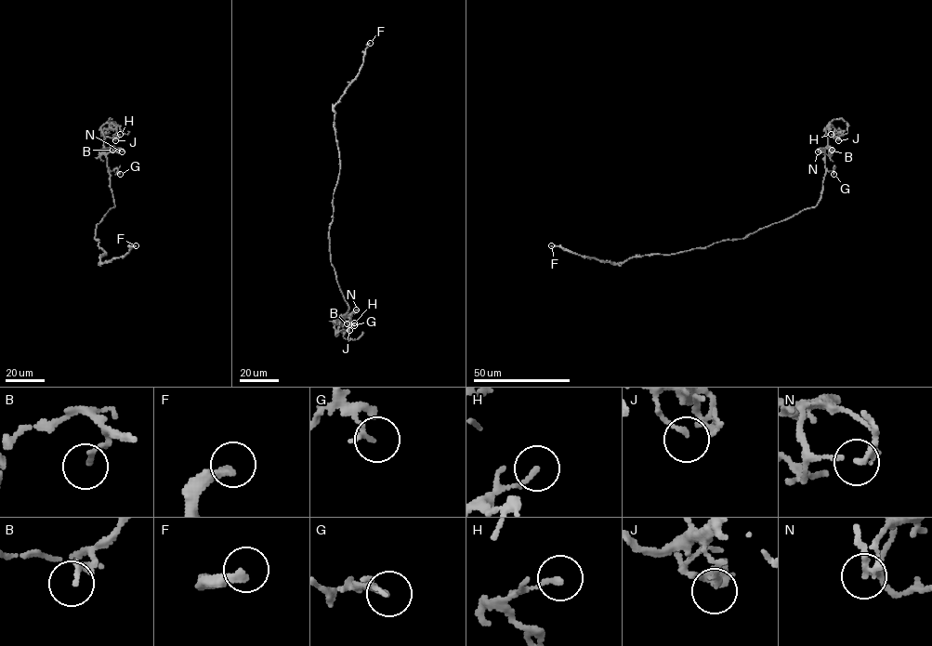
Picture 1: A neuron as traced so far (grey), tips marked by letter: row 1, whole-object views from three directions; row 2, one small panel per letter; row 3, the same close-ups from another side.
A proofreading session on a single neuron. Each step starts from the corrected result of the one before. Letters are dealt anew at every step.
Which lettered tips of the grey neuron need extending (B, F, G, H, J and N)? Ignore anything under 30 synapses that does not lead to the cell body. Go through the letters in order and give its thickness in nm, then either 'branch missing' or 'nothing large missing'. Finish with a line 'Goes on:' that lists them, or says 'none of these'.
B: 160 nm | nothing large missing
F: 300 nm | branch missing
G: 150 nm | nothing large missing
H: 180 nm | nothing large missing
J: 130 nm | nothing large missing
N: 200 nm | nothing large missing
Goes on: F

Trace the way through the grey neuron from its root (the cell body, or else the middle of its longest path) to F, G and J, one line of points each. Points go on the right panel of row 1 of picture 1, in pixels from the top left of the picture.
F: (747, 235), (675, 254), (632, 257), (618, 263), (584, 257), (551, 245)
G: (747, 235), (814, 207), (820, 198), (825, 168), (833, 168), (833, 174)
J: (747, 235), (817, 204), (825, 172), (824, 149), (831, 125), (843, 132), (836, 138), (838, 140)

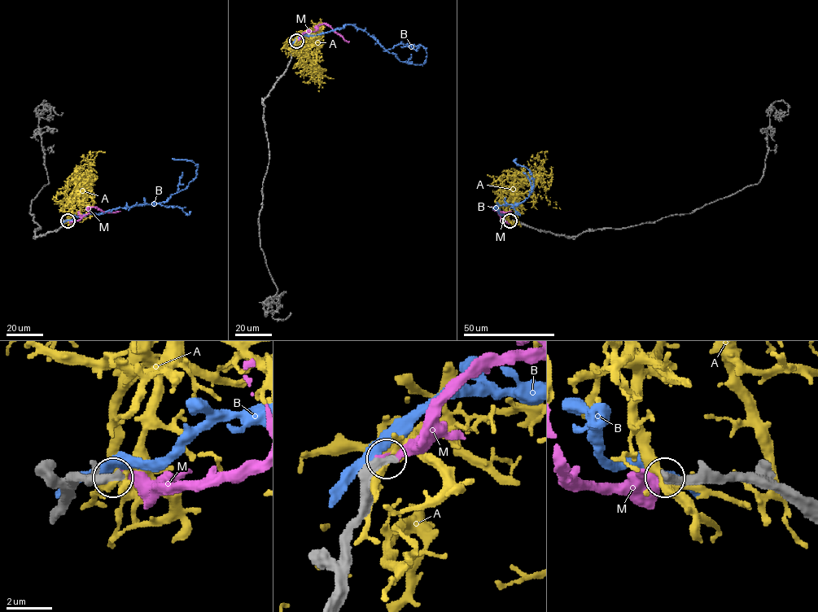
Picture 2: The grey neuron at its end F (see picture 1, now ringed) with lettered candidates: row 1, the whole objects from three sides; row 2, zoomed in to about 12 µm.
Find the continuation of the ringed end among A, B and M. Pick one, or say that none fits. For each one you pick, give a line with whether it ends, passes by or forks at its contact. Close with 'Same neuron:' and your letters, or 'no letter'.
M: it ends
Same neuron: M

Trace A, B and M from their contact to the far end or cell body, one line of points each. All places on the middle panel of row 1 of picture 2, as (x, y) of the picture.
A: (295, 41), (301, 38), (308, 46), (312, 63), (307, 69), (315, 75), (311, 74), (320, 81), (322, 87)
B: (295, 41), (301, 36), (352, 24), (400, 61), (424, 63), (426, 52), (421, 45), (400, 46)
M: (296, 41), (304, 33), (315, 31), (318, 25), (326, 24), (349, 41)

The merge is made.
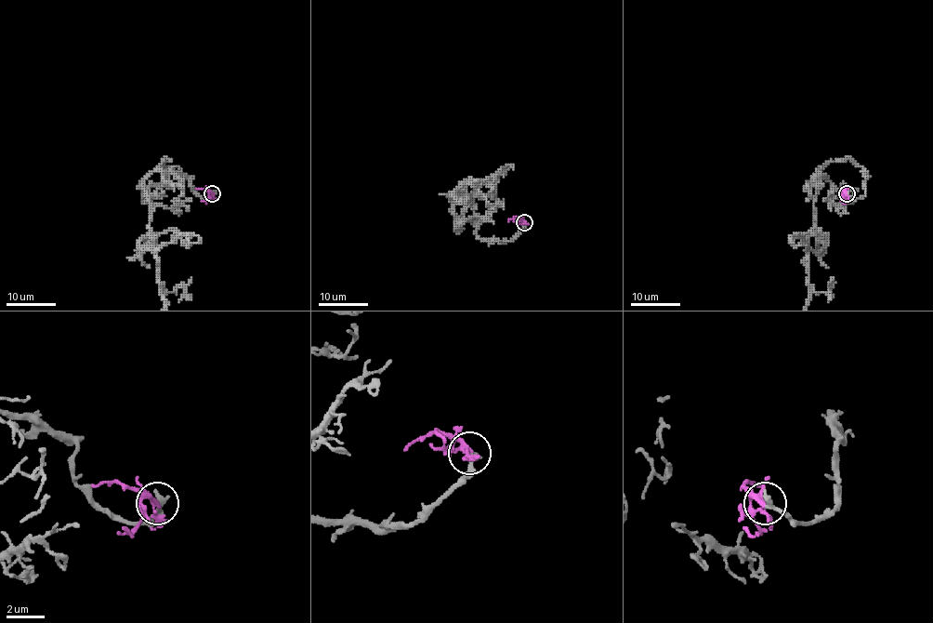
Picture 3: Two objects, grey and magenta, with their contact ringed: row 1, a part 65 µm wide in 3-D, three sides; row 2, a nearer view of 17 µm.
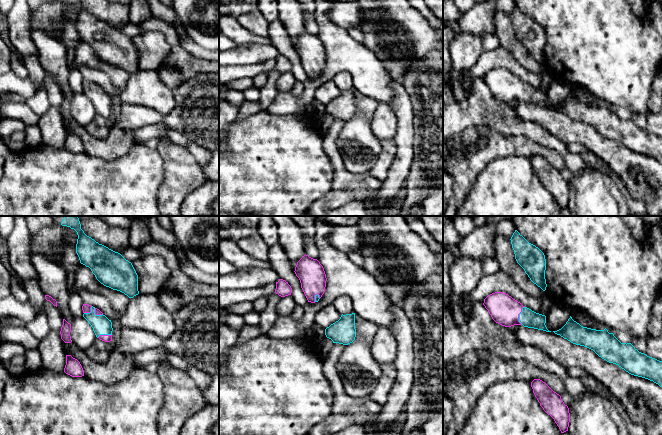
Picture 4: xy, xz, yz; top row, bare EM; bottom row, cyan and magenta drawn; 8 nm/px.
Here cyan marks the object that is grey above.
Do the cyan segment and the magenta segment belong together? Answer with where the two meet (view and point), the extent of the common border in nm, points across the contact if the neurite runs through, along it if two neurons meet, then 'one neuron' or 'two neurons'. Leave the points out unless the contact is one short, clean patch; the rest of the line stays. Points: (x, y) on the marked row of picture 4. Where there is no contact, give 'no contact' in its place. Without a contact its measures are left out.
meets cyan in yz at (519, 315); contact 150 nm long; runs through yz (528, 318), (519, 315), (504, 310); one neuron

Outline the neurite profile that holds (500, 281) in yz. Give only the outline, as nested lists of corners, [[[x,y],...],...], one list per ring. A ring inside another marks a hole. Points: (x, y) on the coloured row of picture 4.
[[[502,270],[491,275],[483,275],[477,288],[470,294],[470,297],[474,302],[483,304],[484,299],[495,292],[506,293],[523,306],[536,313],[545,315],[539,298],[530,296],[521,290],[512,277]]]

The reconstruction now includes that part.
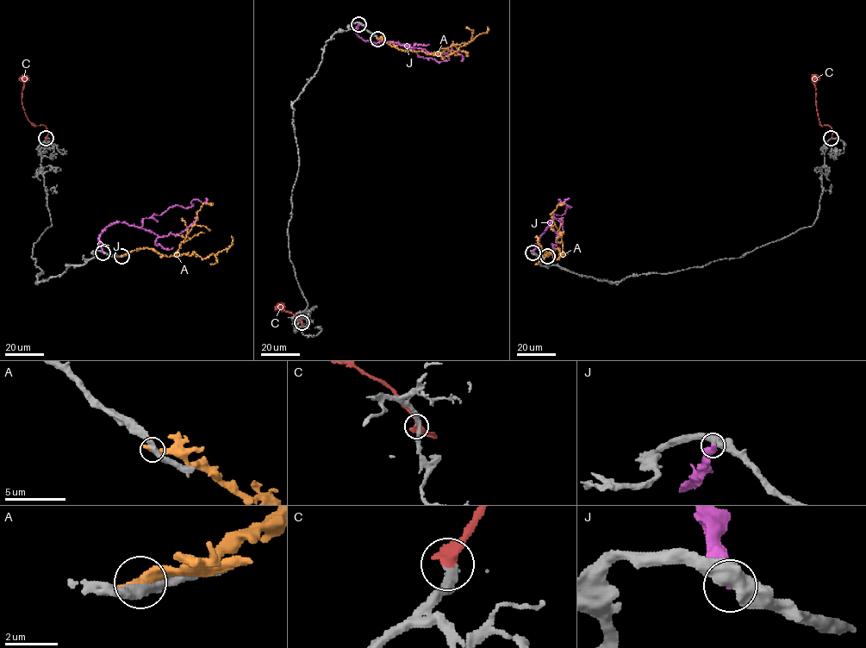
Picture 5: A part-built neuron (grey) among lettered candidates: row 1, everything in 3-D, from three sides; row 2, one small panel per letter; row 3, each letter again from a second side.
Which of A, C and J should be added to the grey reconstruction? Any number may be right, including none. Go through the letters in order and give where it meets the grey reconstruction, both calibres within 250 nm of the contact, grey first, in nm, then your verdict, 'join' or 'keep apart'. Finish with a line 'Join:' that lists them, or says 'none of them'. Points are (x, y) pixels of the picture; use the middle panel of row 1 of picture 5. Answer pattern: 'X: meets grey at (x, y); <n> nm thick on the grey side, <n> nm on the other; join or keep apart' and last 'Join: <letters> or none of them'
A: meets grey at (377, 39); 400 nm thick on the grey side, 500 nm on the other; keep apart
C: meets grey at (302, 322); 240 nm thick on the grey side, 340 nm on the other; join
J: meets grey at (358, 24); 600 nm thick on the grey side, 420 nm on the other; keep apart
Join: C

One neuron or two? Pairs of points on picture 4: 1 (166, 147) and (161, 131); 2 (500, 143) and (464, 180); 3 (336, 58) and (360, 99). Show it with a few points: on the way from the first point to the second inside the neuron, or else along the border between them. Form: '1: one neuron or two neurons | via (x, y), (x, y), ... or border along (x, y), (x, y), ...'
1: two neurons | border along (158, 139), (167, 137), (175, 143), (185, 146)
2: one neuron | via (490, 149), (469, 170)
3: two neurons | border along (355, 89), (376, 100)

